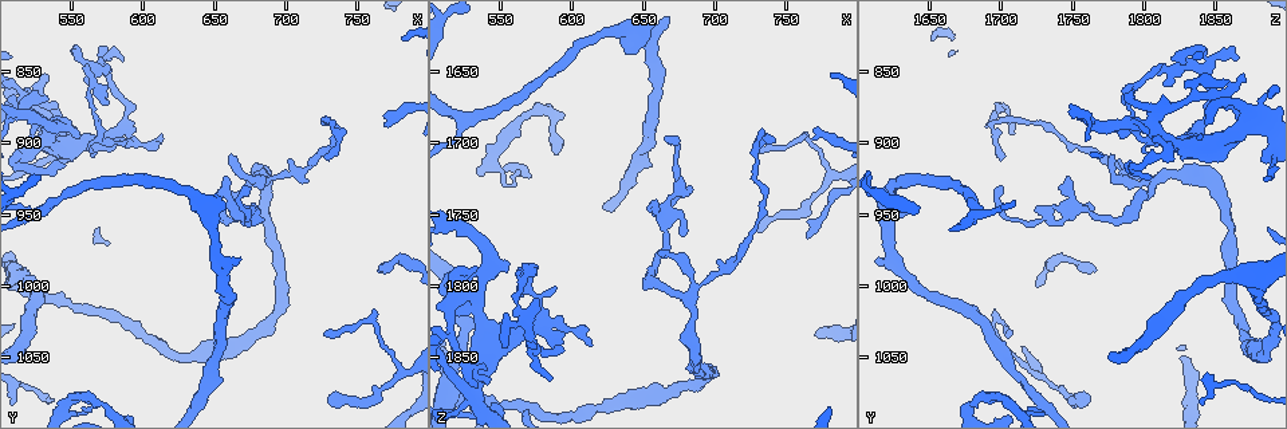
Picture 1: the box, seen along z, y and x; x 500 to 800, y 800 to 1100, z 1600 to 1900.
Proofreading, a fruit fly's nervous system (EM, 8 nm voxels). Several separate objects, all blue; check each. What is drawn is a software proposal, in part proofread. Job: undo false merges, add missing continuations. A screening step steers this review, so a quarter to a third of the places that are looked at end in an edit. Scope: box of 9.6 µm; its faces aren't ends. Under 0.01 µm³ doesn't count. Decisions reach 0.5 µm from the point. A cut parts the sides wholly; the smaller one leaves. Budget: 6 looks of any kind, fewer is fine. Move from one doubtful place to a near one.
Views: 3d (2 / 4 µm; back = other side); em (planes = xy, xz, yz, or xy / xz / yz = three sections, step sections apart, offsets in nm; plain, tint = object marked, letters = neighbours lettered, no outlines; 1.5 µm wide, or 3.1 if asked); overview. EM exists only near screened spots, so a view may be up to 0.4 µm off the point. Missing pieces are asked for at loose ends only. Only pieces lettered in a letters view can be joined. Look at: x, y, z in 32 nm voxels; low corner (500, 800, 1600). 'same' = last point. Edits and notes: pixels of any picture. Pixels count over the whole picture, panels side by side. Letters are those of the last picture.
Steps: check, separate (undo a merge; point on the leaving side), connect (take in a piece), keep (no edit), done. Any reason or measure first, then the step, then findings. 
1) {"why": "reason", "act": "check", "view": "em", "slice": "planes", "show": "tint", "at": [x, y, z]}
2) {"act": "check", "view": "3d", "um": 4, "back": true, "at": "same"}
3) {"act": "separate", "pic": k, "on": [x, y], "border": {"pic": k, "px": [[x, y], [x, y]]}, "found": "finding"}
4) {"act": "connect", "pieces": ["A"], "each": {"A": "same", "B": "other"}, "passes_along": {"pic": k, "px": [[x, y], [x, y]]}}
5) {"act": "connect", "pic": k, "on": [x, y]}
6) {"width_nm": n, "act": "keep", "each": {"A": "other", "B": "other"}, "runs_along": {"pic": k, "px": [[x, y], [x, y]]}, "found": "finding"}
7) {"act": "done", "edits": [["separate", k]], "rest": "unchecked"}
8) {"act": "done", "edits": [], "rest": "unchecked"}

{"why": "free end", "act": "check", "view": "em", "slice": "planes", "show": "plain", "at": [532, 852, 1870]}

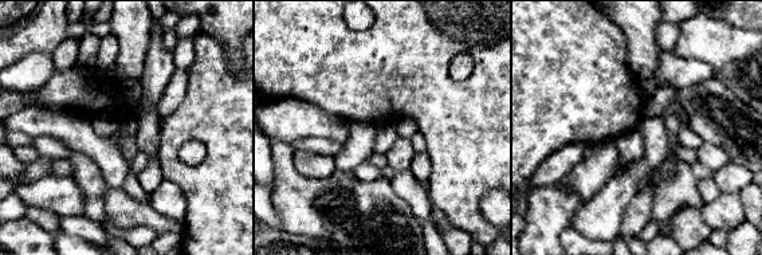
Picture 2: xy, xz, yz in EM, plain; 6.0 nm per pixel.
{"act": "check", "view": "em", "slice": "planes", "show": "letters", "at": "same"}

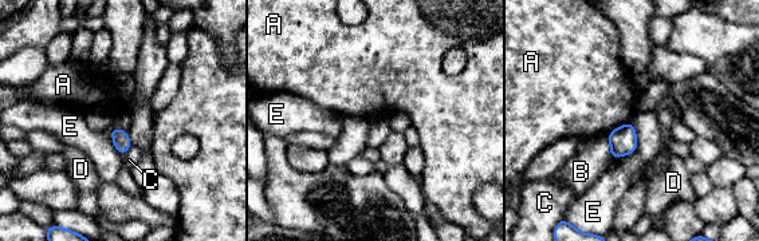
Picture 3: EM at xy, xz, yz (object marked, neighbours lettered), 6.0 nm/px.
{"act": "keep", "each": {"A": "other", "B": "other", "C": "other", "D": "other", "E": "other"}, "border": {"pic": 3, "px": [[111, 126], [111, 141], [121, 155]]}, "found": "no lettered piece goes on from it"}

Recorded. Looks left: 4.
{"why": "free end", "act": "check", "view": "3d", "um": 2, "at": [566, 912, 1808]}

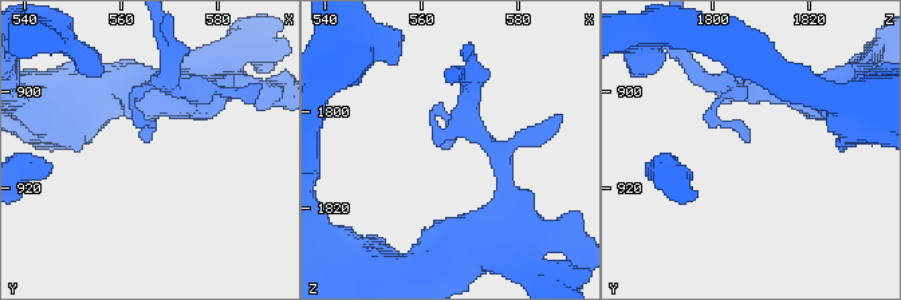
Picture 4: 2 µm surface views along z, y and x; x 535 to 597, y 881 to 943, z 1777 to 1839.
{"act": "check", "view": "em", "slice": "xz", "step": 8, "show": "tint", "at": [566, 910, 1807]}

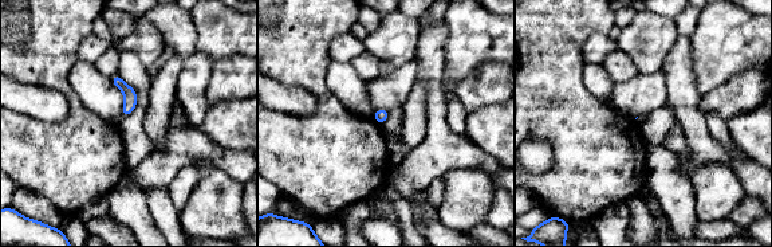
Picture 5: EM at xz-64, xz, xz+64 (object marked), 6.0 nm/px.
{"why": "cut it another way", "act": "check", "view": "em", "slice": "planes", "show": "letters", "at": "same"}

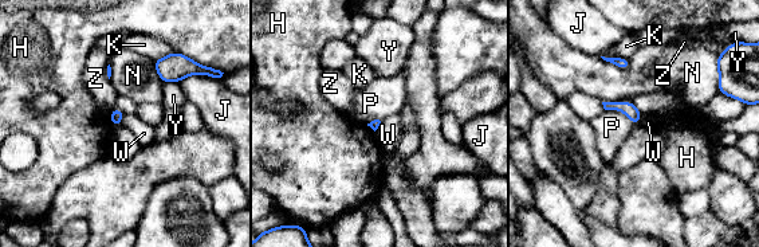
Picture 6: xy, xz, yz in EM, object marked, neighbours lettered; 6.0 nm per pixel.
{"longest_contact_nm": ["P", 200], "act": "keep", "each": {"H": "other", "J": "other", "K": "other", "N": "other", "P": "other", "W": "other", "Y": "other", "Z": "other"}, "found": "none of them fits"}

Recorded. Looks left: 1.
{"act": "done", "edits": [], "rest": "unchecked"}

